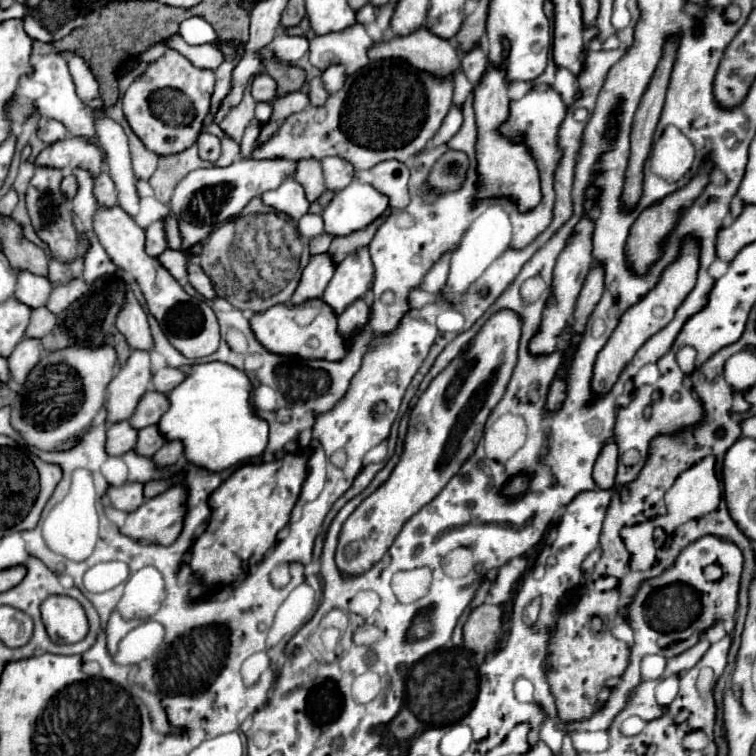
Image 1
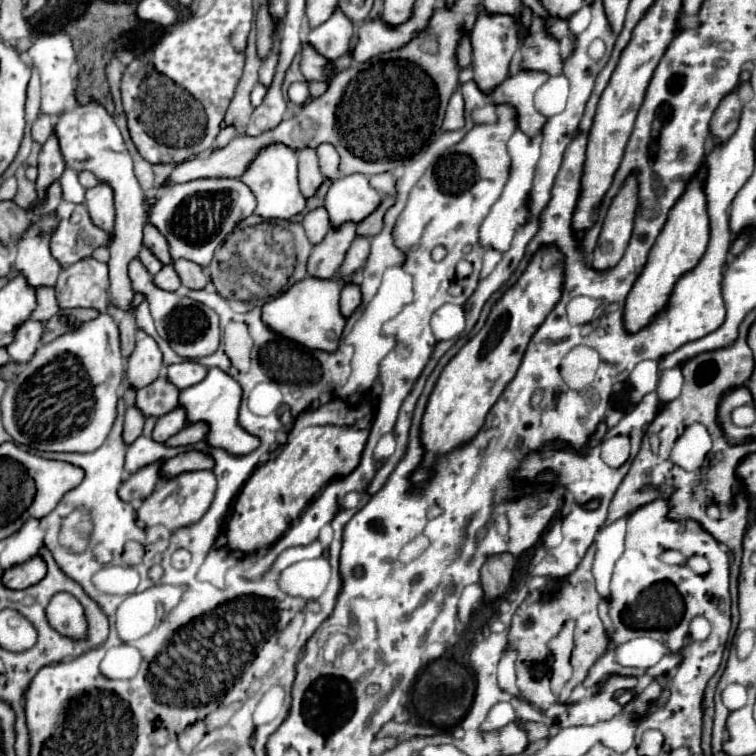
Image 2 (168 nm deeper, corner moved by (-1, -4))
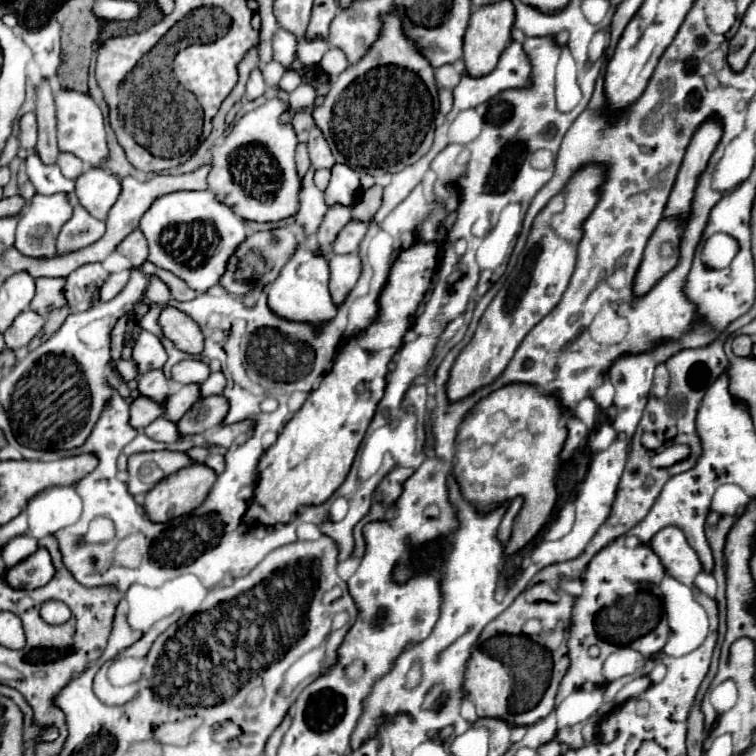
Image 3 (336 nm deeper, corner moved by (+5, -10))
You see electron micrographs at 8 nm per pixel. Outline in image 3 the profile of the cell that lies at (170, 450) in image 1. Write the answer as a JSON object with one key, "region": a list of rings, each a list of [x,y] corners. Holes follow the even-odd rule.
{"region":[[[223,395],[199,399],[177,423],[177,431],[181,431],[181,437],[201,435],[213,427],[219,427],[219,423],[227,415],[227,409],[229,405]]]}

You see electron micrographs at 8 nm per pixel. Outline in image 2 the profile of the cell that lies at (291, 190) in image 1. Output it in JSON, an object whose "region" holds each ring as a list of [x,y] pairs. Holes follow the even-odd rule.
{"region":[[[271,143],[271,145],[261,147],[257,157],[249,163],[249,167],[239,179],[257,197],[255,215],[261,215],[263,219],[289,221],[293,215],[305,209],[305,197],[301,195],[299,185],[297,185],[297,151],[283,143]]]}

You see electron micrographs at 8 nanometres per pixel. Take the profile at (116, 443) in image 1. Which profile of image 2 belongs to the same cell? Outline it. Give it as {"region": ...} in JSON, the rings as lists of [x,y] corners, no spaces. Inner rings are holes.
{"region":[[[133,405],[133,407],[127,407],[127,415],[125,415],[125,427],[123,427],[123,437],[127,443],[133,443],[141,431],[143,431],[143,425],[145,425],[145,415]]]}

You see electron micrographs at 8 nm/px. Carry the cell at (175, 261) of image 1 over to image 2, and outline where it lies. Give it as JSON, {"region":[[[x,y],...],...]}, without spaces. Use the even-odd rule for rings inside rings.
{"region":[[[165,265],[155,277],[153,277],[153,283],[159,287],[159,289],[165,289],[165,291],[177,291],[181,287],[181,281],[175,273],[175,269],[171,265]]]}

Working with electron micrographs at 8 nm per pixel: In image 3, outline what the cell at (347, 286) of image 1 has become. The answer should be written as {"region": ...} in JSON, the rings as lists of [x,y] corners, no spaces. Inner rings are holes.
{"region":[[[351,221],[347,223],[347,227],[339,233],[339,237],[333,243],[333,253],[337,255],[347,255],[347,253],[357,253],[359,245],[367,233],[367,223],[359,223],[359,221]]]}

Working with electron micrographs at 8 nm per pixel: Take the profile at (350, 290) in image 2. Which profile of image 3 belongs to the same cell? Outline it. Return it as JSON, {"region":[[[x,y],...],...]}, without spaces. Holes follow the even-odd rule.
{"region":[[[357,253],[331,255],[329,269],[331,269],[331,281],[329,281],[331,299],[333,299],[335,307],[341,307],[345,303],[347,295],[351,293],[351,289],[355,287],[357,277],[361,273],[359,255]]]}

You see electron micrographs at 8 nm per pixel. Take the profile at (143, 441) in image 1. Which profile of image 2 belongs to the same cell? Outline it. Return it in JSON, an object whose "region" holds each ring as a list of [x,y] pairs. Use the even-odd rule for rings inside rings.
{"region":[[[177,405],[173,411],[165,413],[163,417],[157,419],[157,425],[153,429],[153,439],[155,441],[167,441],[167,437],[175,435],[179,429],[183,429],[183,425],[187,423],[187,413],[181,405]]]}

